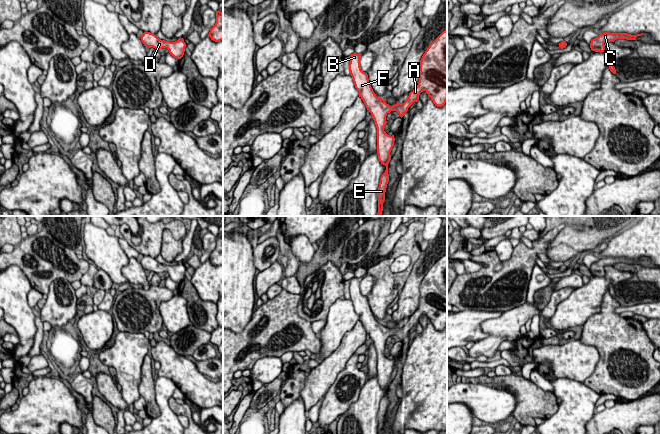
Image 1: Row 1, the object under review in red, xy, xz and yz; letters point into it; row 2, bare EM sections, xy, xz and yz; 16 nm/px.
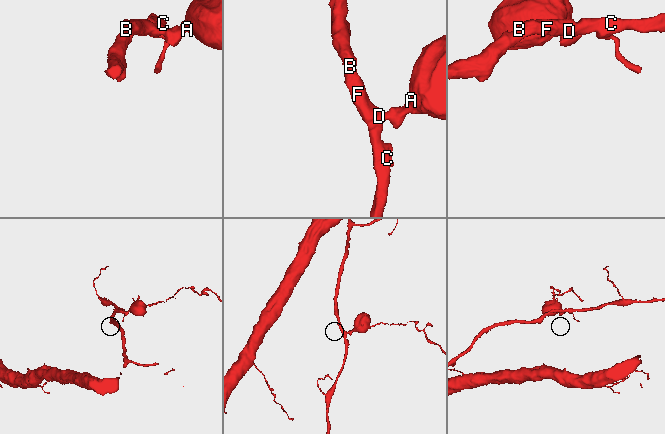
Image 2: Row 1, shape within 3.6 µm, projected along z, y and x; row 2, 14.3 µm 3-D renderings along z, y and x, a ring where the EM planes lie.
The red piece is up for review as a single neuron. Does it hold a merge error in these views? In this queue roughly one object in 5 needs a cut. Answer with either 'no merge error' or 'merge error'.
no merge error

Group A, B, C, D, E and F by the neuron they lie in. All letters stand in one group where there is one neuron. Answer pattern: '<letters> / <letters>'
A B C D E F

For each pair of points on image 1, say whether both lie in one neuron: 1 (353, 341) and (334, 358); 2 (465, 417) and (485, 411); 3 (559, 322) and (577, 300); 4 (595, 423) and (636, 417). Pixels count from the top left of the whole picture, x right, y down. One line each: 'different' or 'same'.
1: same
2: different
3: same
4: same

